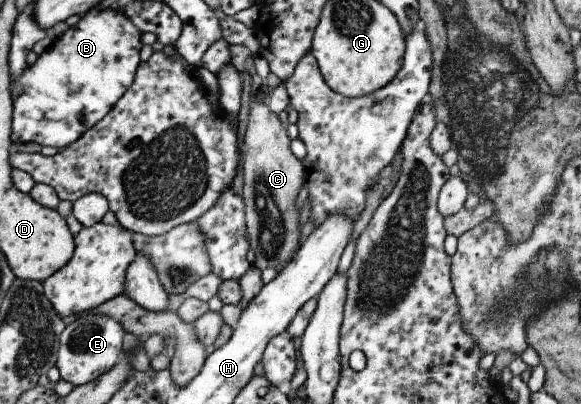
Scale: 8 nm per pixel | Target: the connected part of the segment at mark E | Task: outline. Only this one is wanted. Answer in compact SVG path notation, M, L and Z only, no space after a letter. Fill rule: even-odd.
M94 312L78 315L65 323L65 328L59 335L58 351L55 367L61 380L74 387L84 385L105 374L122 354L122 337L125 331L111 317Z

